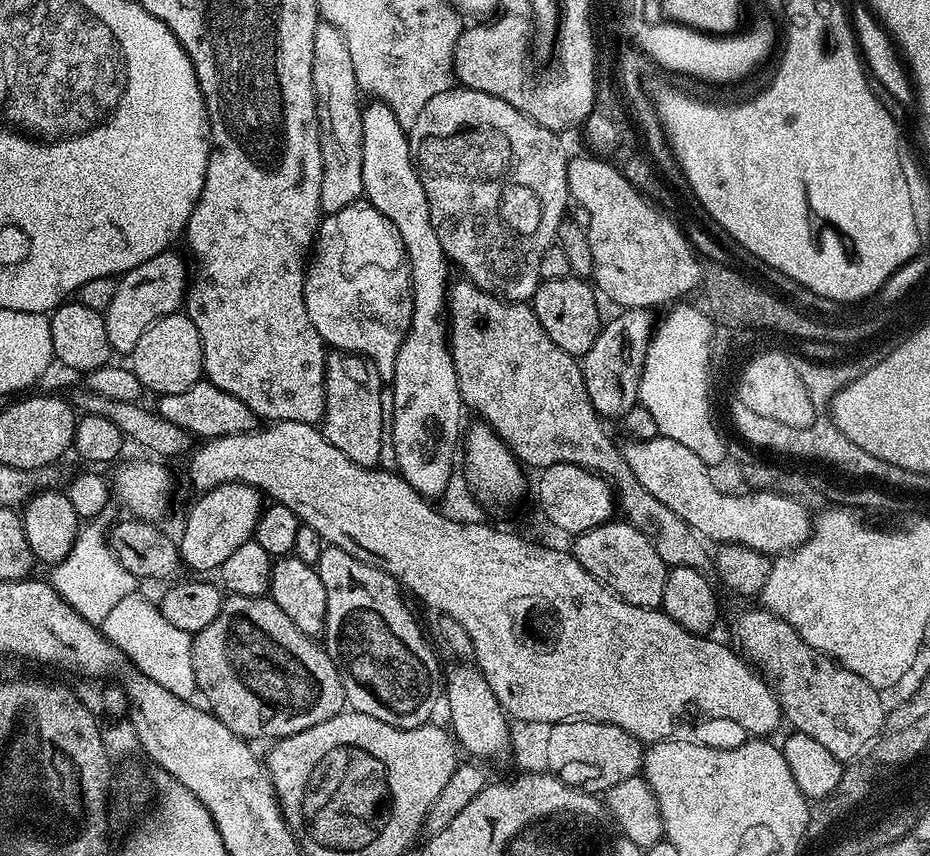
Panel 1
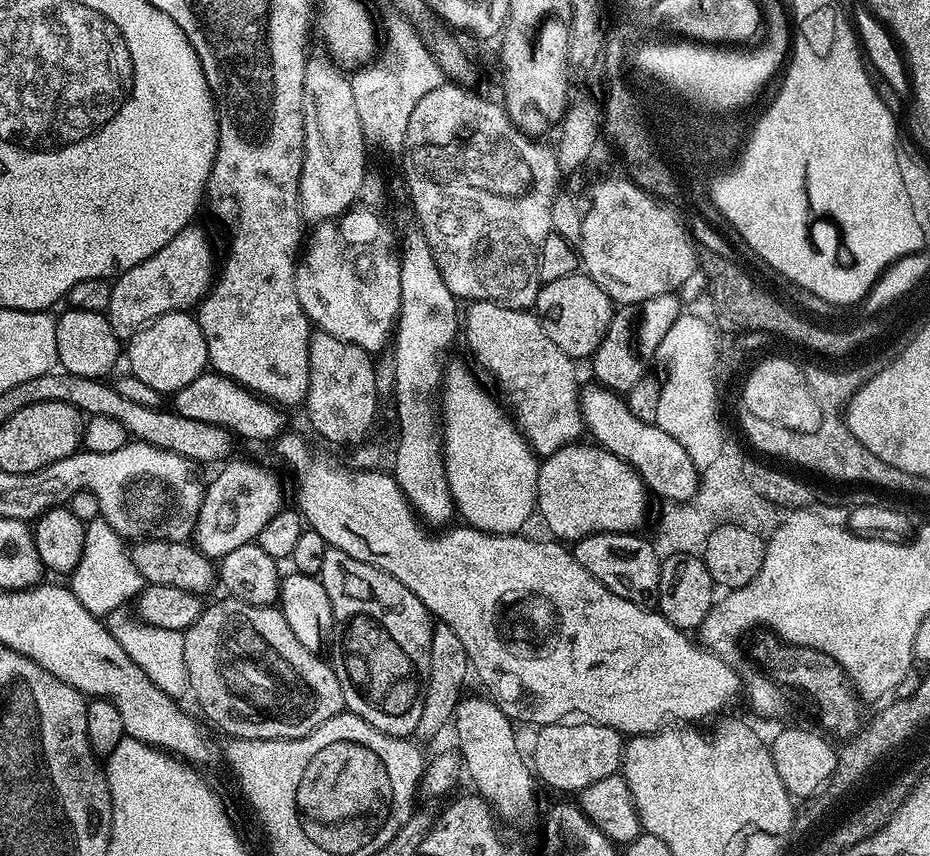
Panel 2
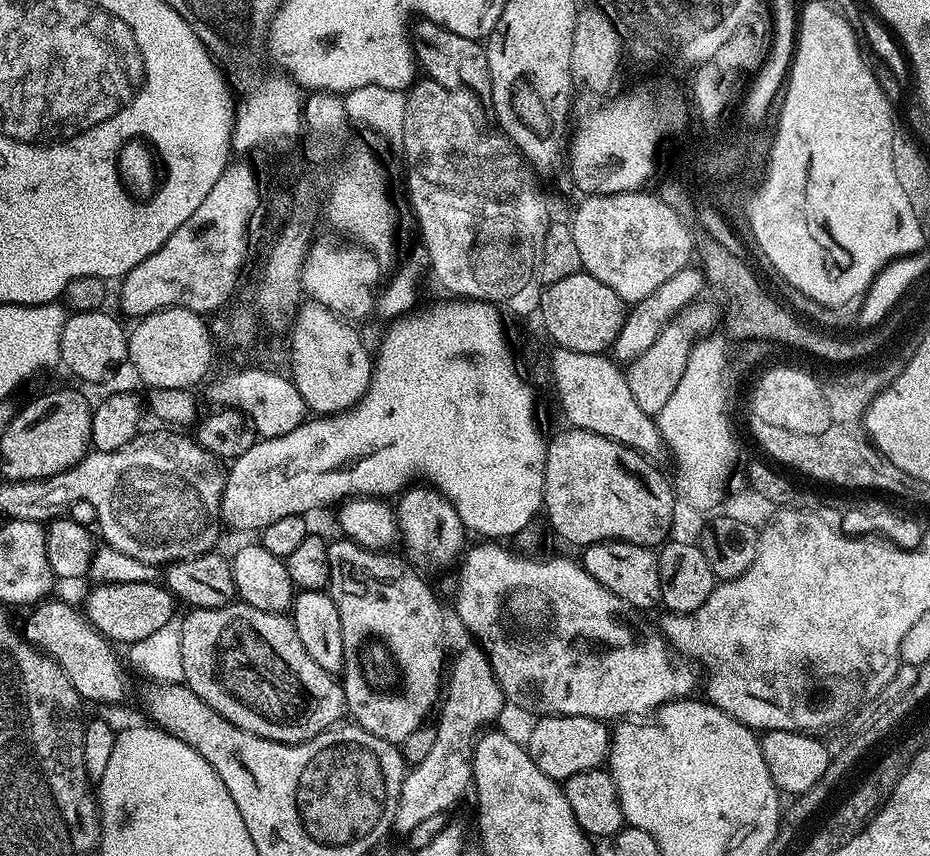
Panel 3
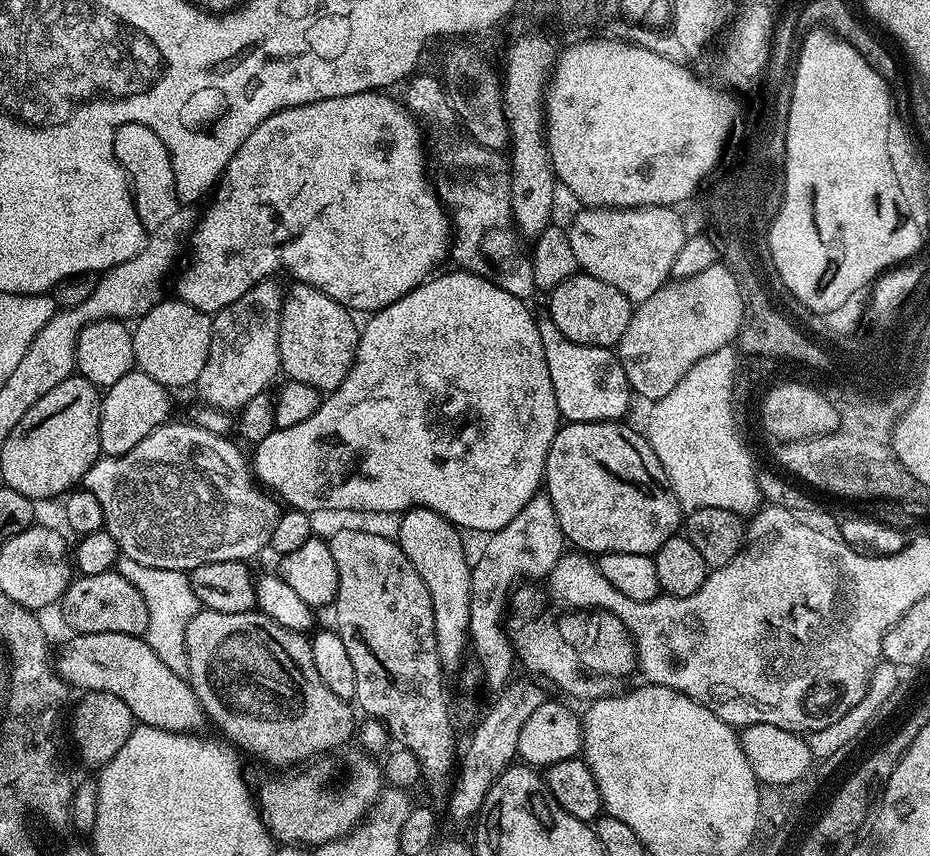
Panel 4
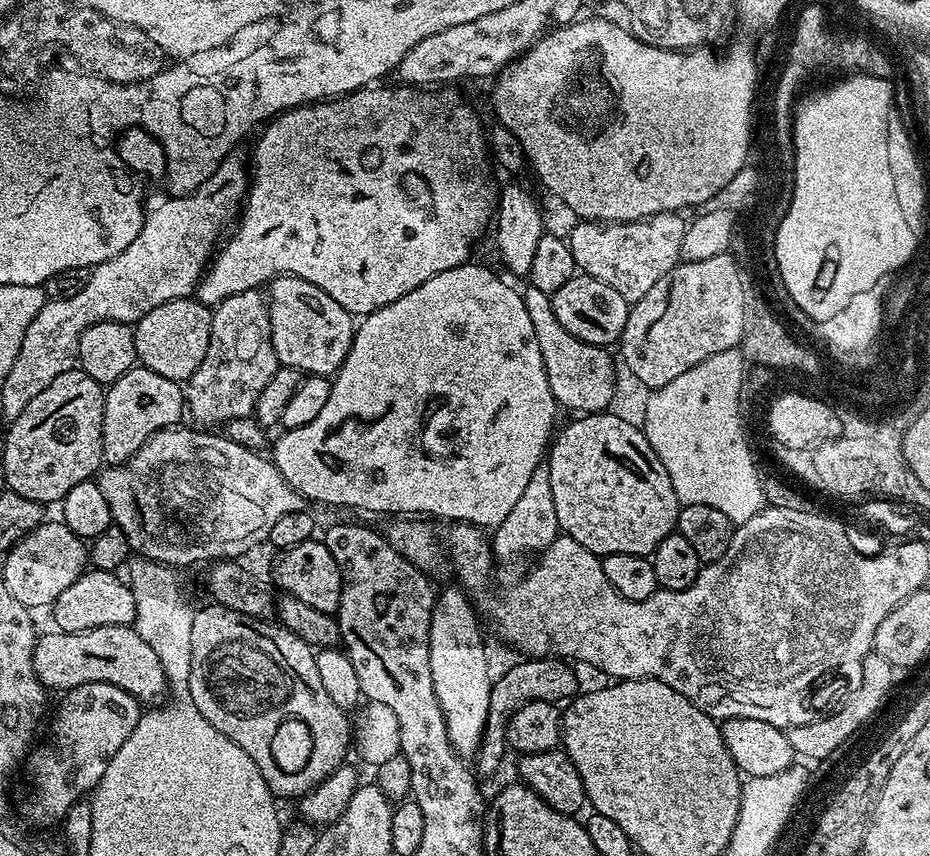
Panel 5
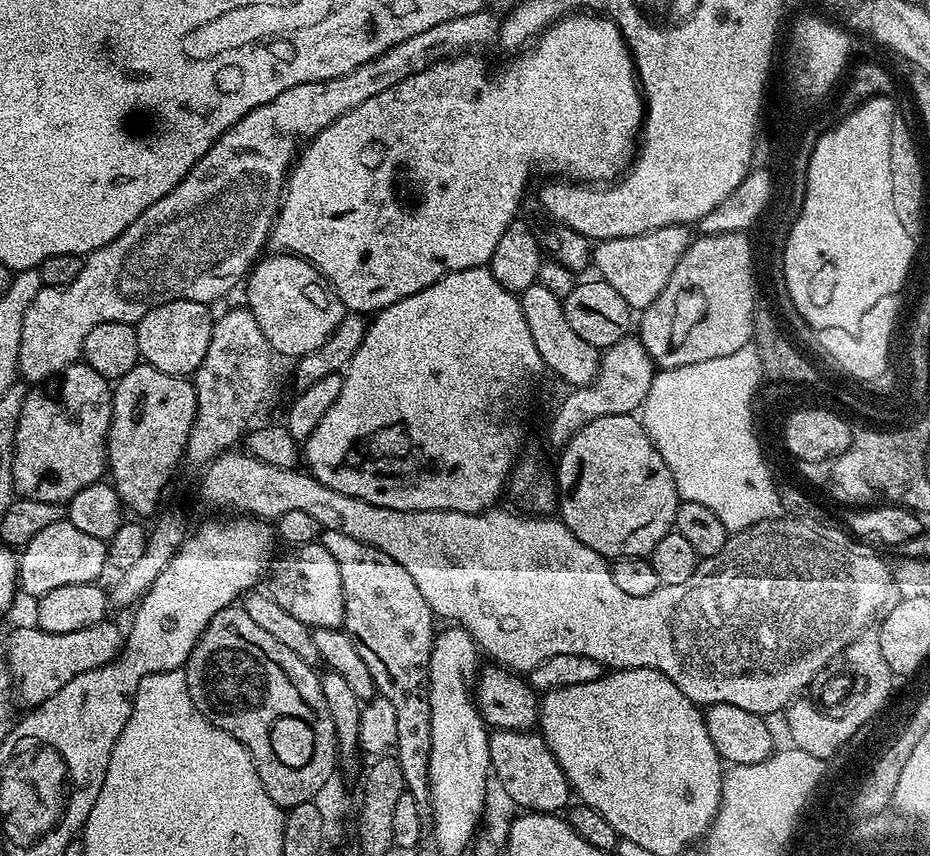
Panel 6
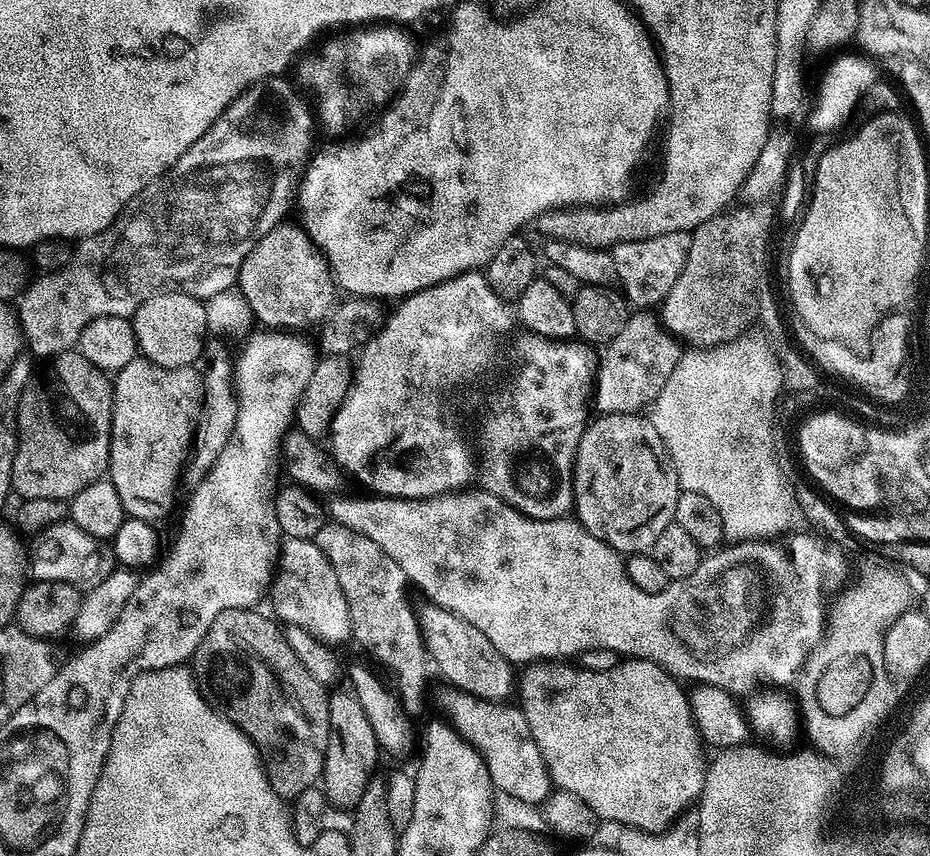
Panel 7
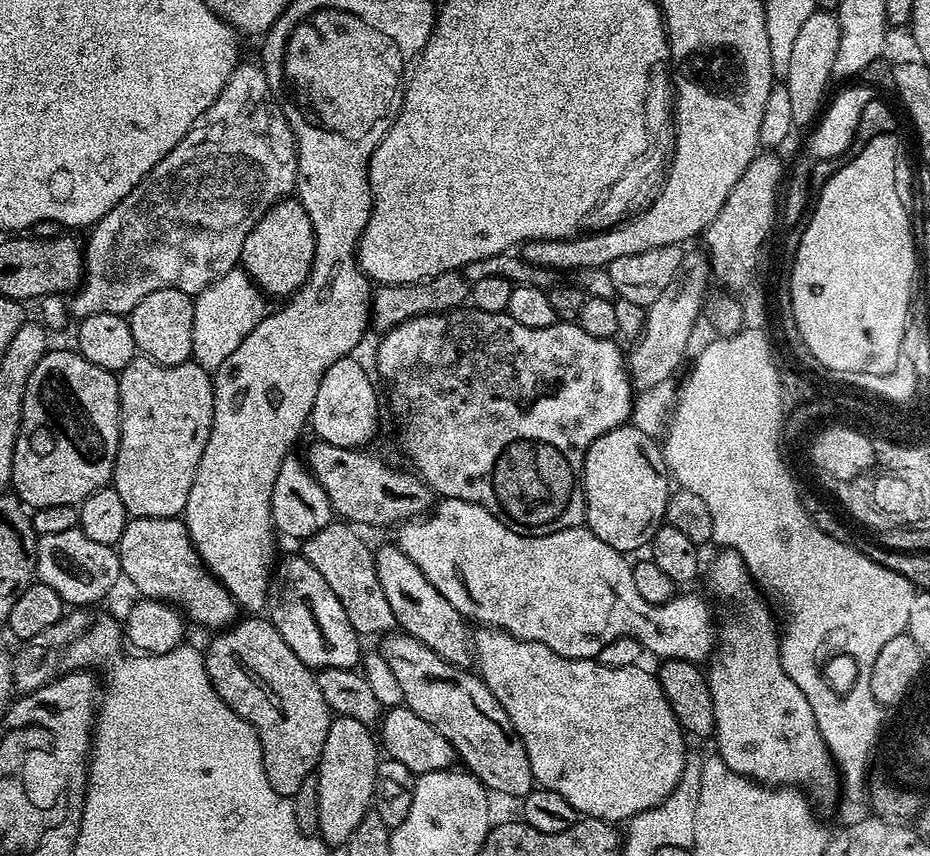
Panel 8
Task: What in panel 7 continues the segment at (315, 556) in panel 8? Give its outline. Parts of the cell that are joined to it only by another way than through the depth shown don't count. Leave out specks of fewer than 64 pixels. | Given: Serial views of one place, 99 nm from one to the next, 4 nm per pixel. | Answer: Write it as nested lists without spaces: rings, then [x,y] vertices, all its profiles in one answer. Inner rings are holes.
[[[335,522],[324,523],[315,541],[318,550],[330,562],[338,586],[342,586],[350,614],[352,640],[360,643],[382,667],[389,668],[396,675],[394,688],[404,711],[416,714],[424,704],[430,661],[424,639],[420,636],[417,613],[406,596],[410,585],[402,574],[402,566],[398,566],[398,562],[394,562],[378,542],[370,542],[366,534],[358,534],[354,529]]]

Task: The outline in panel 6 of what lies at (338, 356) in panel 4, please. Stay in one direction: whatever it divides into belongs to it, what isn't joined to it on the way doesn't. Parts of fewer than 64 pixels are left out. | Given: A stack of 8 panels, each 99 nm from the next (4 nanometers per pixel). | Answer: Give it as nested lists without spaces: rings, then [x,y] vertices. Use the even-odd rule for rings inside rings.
[[[283,250],[271,254],[261,255],[246,277],[246,306],[254,314],[254,322],[258,322],[258,330],[262,330],[273,353],[299,358],[310,354],[310,350],[318,350],[334,334],[346,309],[312,261]]]

